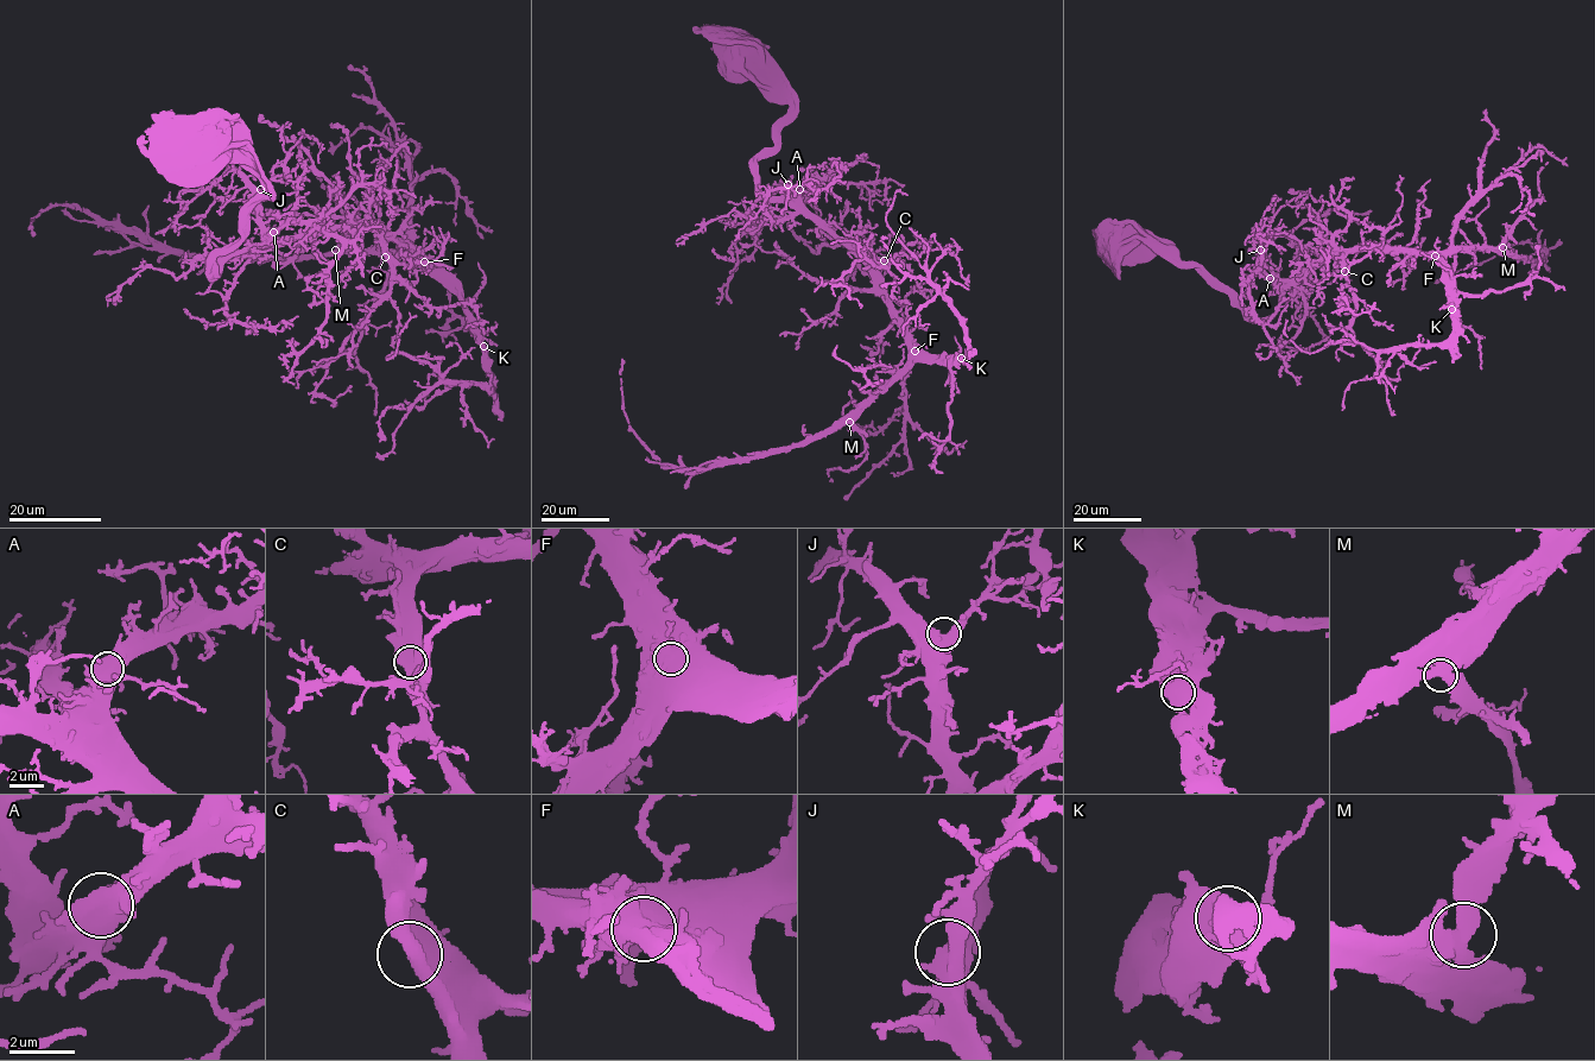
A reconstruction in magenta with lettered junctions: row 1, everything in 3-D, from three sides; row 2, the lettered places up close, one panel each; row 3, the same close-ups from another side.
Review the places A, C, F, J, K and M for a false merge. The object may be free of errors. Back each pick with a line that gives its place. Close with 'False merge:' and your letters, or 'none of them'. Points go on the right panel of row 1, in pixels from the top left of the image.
False merge: none of them

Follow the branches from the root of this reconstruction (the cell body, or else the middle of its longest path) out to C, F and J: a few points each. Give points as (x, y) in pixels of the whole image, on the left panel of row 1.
C: (197, 138), (239, 147), (263, 188), (214, 277), (255, 246), (346, 227), (371, 229), (385, 257)
F: (197, 138), (239, 147), (263, 188), (214, 277), (255, 246), (350, 228), (388, 235), (424, 261)
J: (197, 138), (239, 147), (263, 188), (244, 237), (214, 259), (214, 277), (263, 240), (260, 189)

